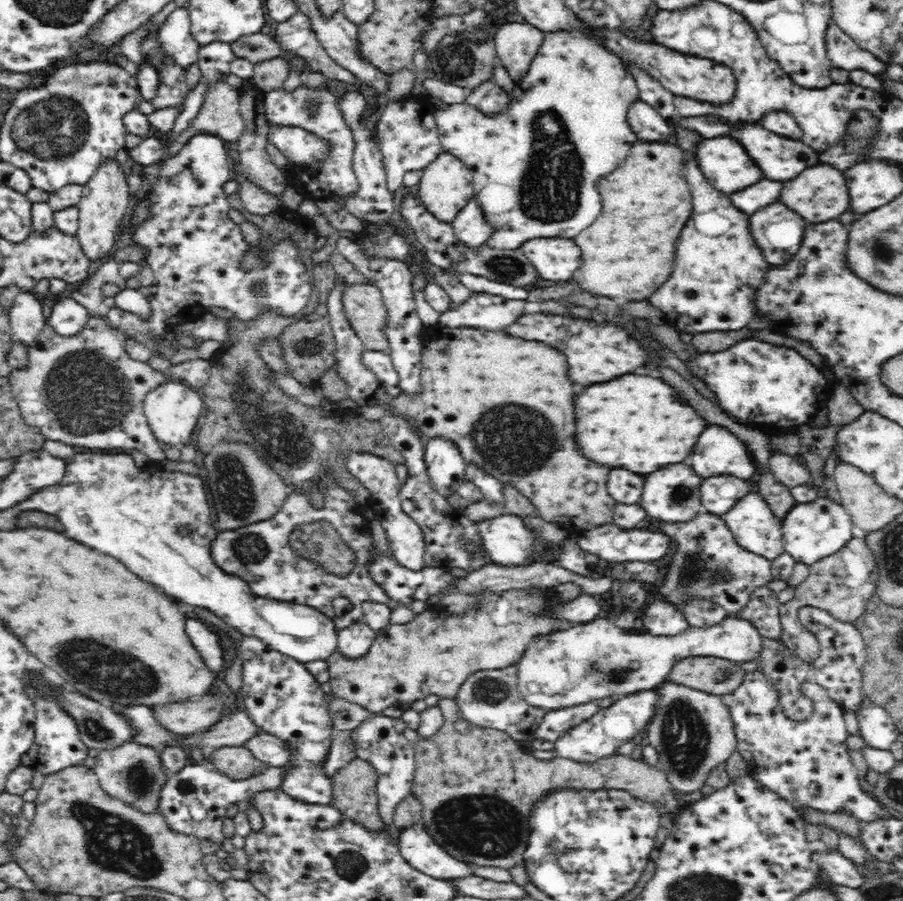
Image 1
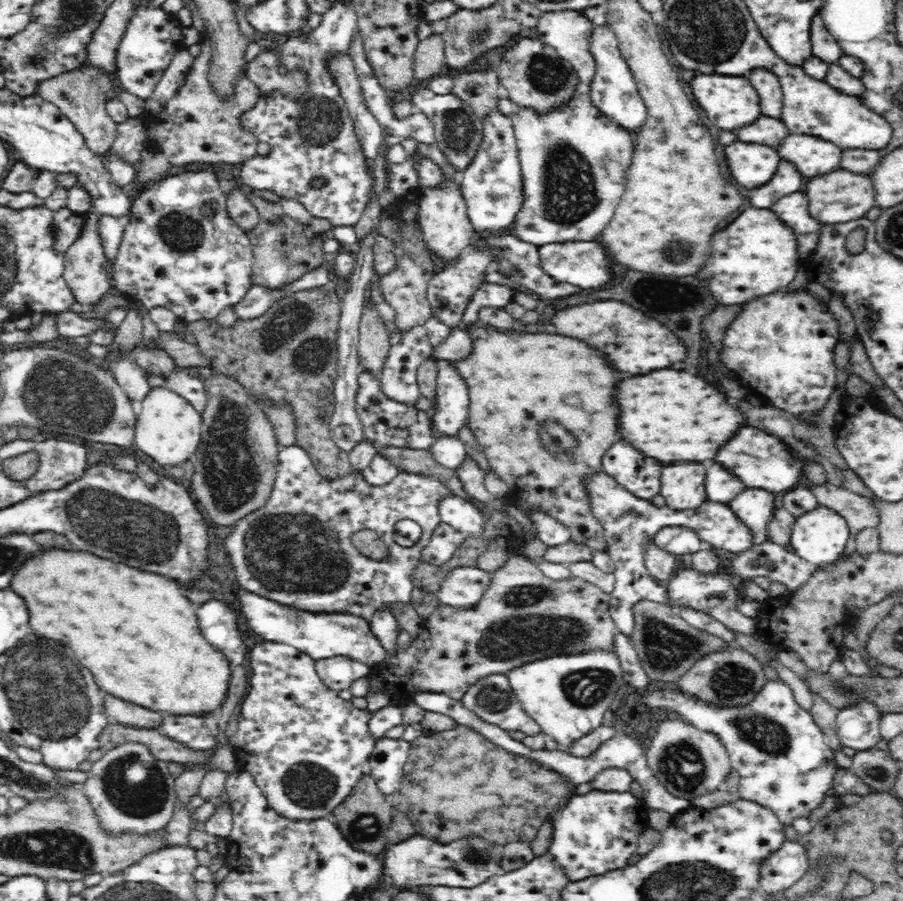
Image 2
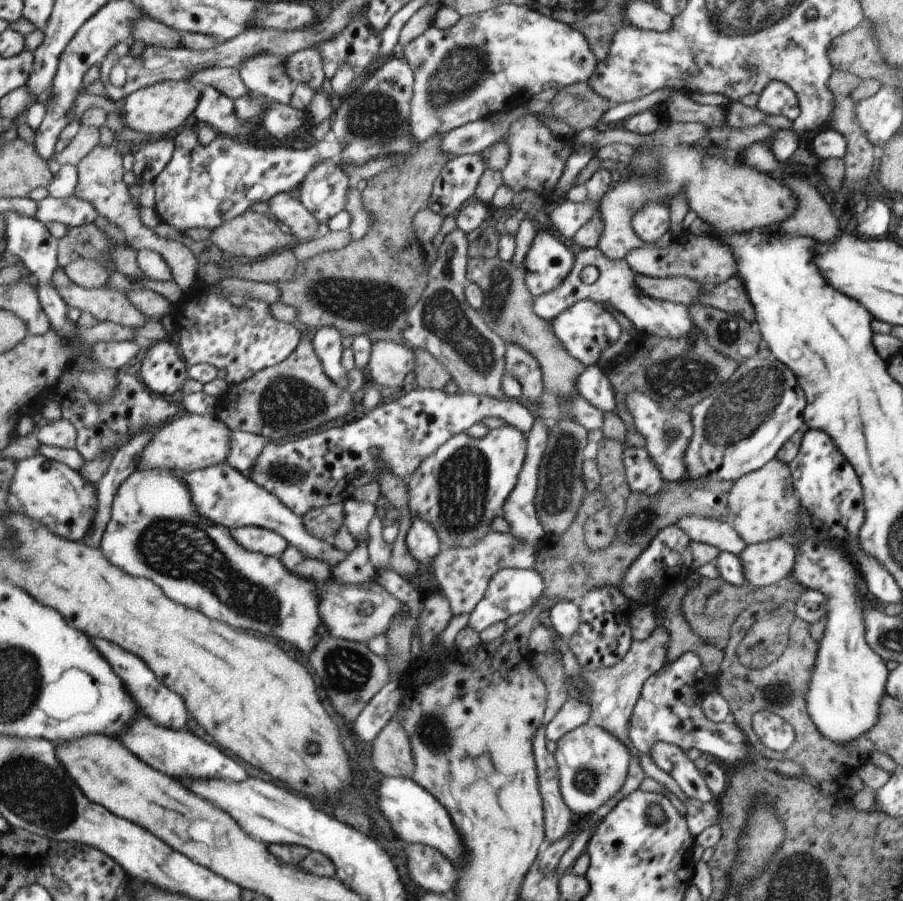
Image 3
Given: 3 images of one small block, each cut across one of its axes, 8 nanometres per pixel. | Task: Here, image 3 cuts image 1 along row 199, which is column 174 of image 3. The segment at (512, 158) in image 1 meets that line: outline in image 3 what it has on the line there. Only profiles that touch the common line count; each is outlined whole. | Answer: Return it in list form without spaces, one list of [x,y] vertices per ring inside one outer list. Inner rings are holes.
[[[151,470],[136,472],[119,488],[117,497],[115,498],[112,507],[112,518],[107,526],[104,538],[102,539],[102,550],[105,552],[105,556],[111,560],[111,564],[115,564],[117,568],[121,568],[123,572],[131,574],[131,576],[145,576],[145,578],[151,578],[155,580],[155,584],[159,584],[167,596],[171,596],[171,600],[179,602],[179,604],[187,604],[189,608],[197,608],[201,612],[207,612],[207,616],[215,618],[215,620],[221,620],[221,622],[227,622],[235,628],[243,628],[243,630],[259,630],[261,634],[273,634],[273,636],[279,636],[281,640],[285,642],[291,642],[295,644],[301,652],[305,654],[313,654],[318,648],[319,628],[322,626],[320,615],[318,612],[318,597],[312,581],[301,579],[299,576],[293,575],[283,564],[279,557],[264,556],[260,553],[250,552],[249,549],[245,549],[234,538],[232,530],[226,528],[225,525],[216,524],[206,517],[203,517],[198,509],[195,507],[192,493],[190,492],[190,486],[185,479],[179,477],[173,471],[165,470]]]

